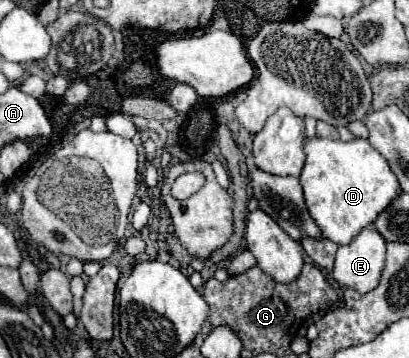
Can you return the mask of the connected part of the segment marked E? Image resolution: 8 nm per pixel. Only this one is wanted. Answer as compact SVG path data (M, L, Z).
M365 227L349 245L341 245L335 257L333 279L341 287L369 293L377 287L385 263L385 239L377 229Z

